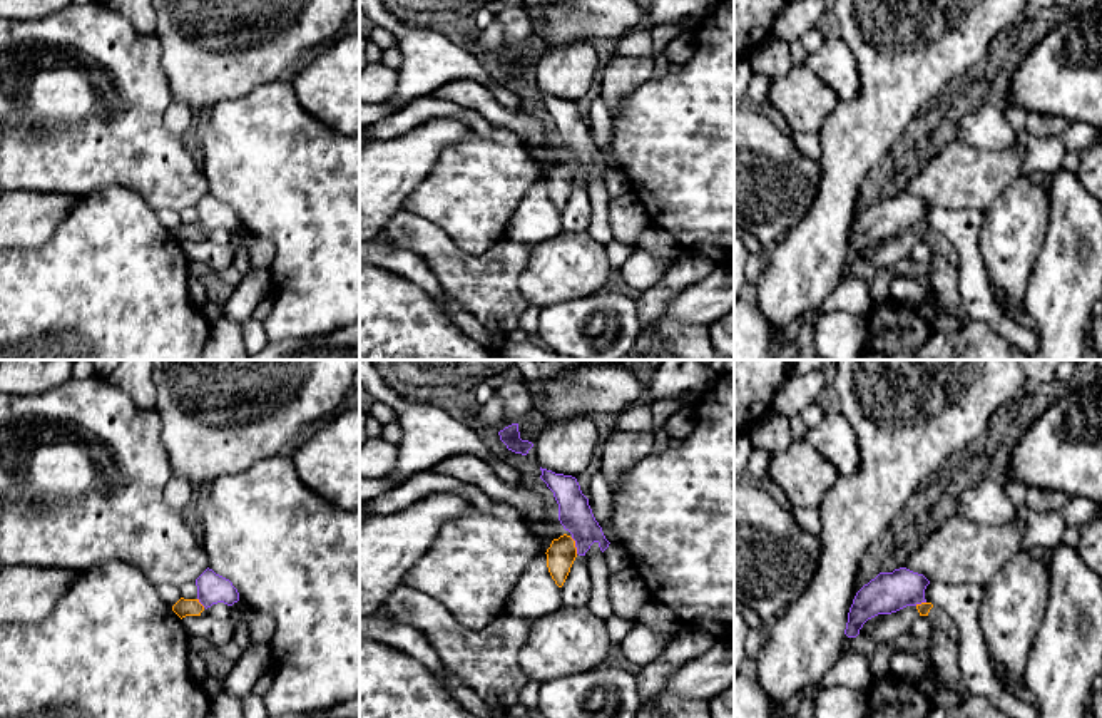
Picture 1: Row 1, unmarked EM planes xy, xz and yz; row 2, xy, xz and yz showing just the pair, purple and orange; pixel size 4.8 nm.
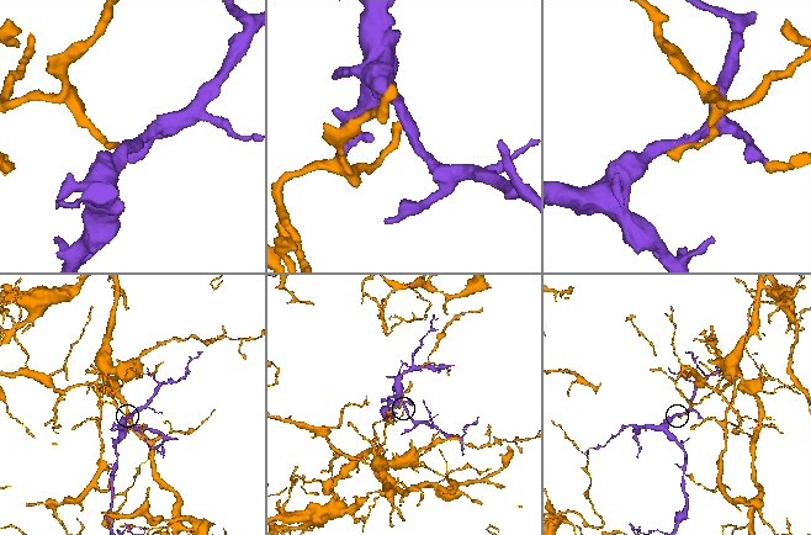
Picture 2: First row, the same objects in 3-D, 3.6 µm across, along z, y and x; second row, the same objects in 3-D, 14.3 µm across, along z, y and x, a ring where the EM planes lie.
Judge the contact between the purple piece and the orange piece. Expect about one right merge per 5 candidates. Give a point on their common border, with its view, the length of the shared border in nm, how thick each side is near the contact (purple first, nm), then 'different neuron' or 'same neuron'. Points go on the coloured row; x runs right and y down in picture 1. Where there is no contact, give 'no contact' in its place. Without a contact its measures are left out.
meets purple in xz at (576, 546); contact 90 nm long; 160 nm thick on the purple side, 140 nm on the other; different neuron

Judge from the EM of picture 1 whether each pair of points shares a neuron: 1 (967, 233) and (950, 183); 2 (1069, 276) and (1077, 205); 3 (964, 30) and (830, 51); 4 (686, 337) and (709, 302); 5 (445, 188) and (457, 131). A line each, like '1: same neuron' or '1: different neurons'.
1: different neurons
2: same neuron
3: different neurons
4: different neurons
5: different neurons

